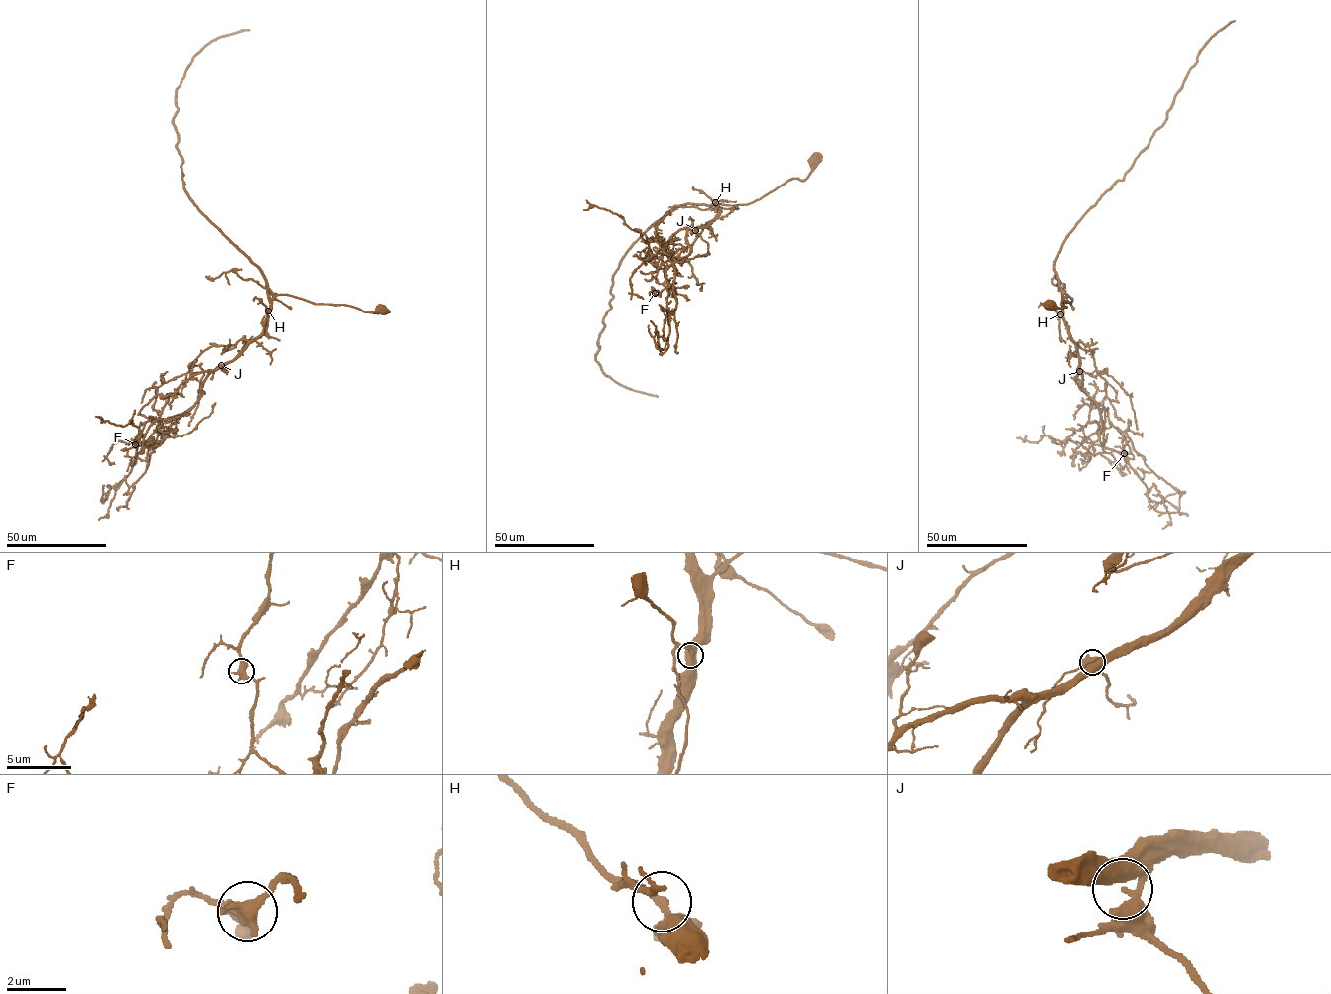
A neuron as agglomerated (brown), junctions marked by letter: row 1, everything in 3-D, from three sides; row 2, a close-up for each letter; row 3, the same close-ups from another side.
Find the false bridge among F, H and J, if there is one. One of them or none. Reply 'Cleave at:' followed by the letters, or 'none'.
Cleave at: none

